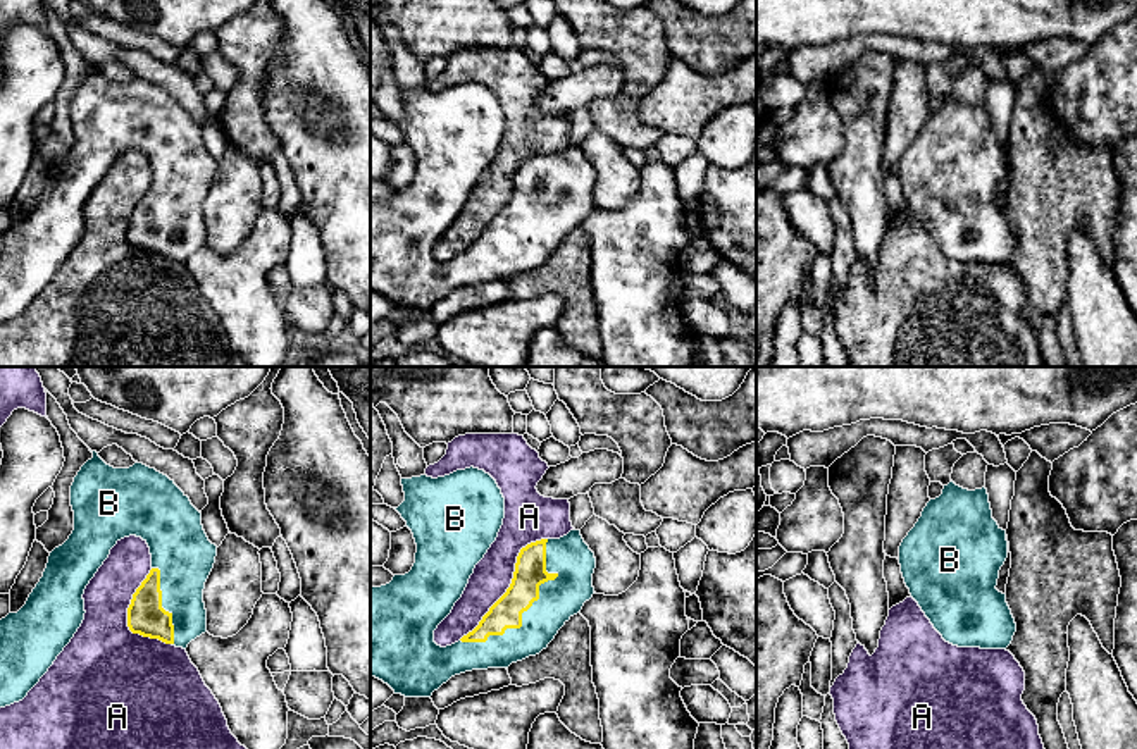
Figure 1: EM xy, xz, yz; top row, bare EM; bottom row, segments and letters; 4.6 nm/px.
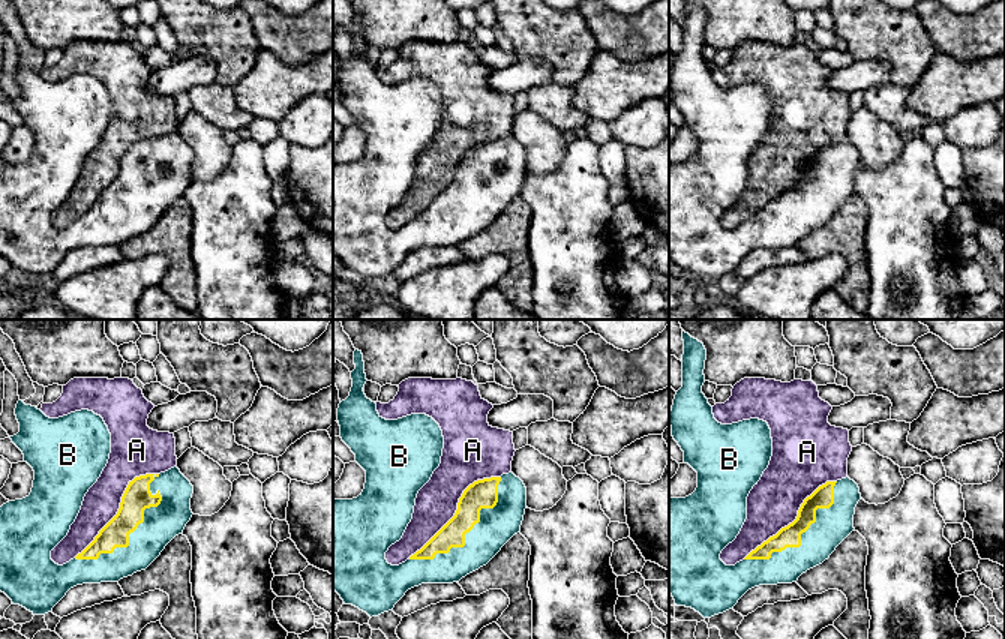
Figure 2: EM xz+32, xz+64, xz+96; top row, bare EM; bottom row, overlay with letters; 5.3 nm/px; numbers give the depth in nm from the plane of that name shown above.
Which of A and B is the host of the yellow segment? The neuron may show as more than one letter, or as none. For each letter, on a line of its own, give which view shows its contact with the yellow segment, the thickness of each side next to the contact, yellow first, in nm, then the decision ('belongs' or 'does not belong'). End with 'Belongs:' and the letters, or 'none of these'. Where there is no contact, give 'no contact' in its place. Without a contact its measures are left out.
A: contact in xz; calibres 150 and 180 nm; does not belong
B: contact in xz; calibres 150 and 190 nm; belongs
Belongs: B

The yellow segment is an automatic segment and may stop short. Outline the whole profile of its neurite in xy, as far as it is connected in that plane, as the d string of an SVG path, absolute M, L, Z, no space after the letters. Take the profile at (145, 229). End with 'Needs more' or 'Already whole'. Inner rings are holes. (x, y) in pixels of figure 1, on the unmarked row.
M96 65L91 67L71 100L72 148L50 167L26 219L0 234L0 322L22 315L71 257L84 234L86 200L124 152L141 152L152 169L152 184L127 222L129 245L183 263L207 246L203 203L217 160L203 145L202 127L174 95L155 83L138 76L129 83L114 83Z. Needs more

